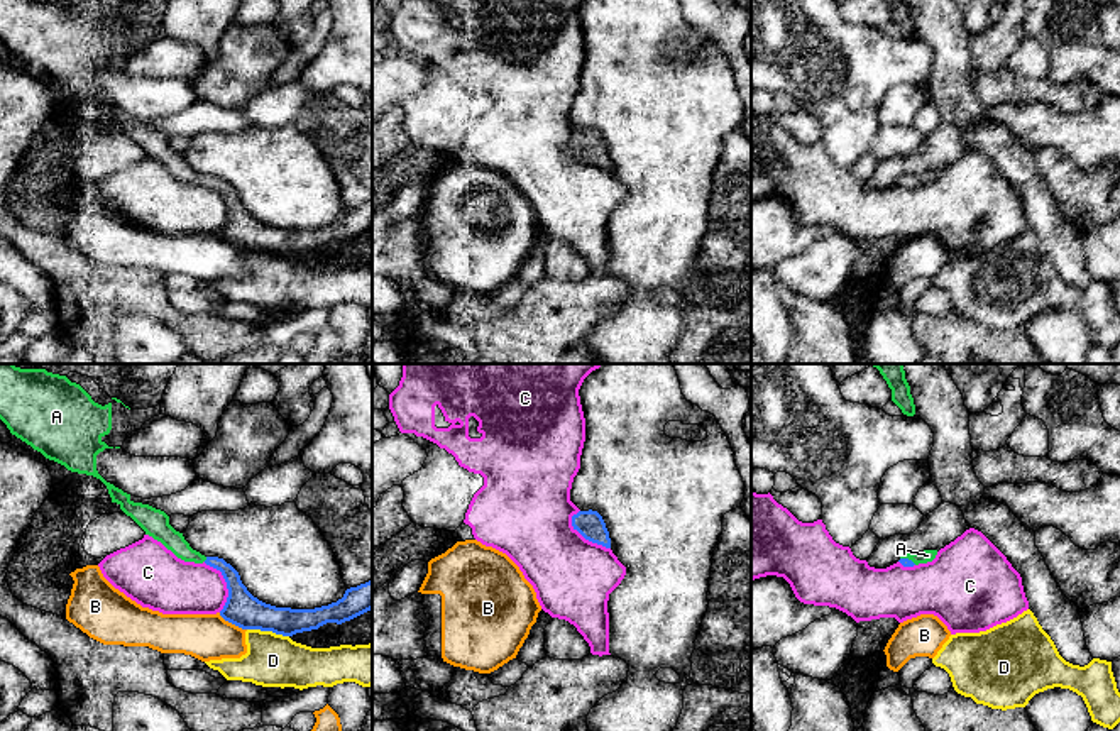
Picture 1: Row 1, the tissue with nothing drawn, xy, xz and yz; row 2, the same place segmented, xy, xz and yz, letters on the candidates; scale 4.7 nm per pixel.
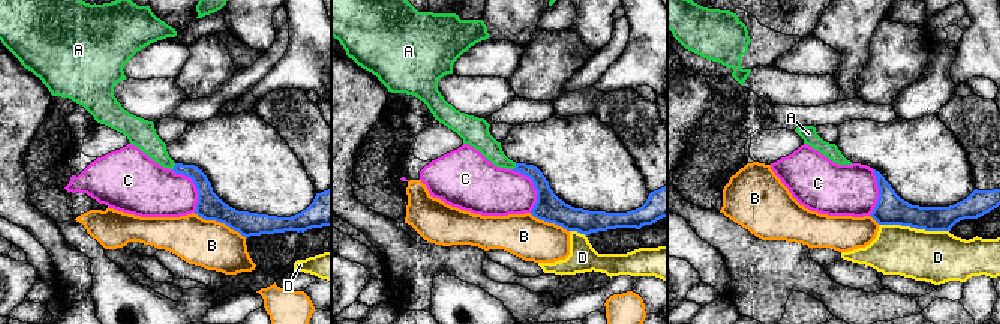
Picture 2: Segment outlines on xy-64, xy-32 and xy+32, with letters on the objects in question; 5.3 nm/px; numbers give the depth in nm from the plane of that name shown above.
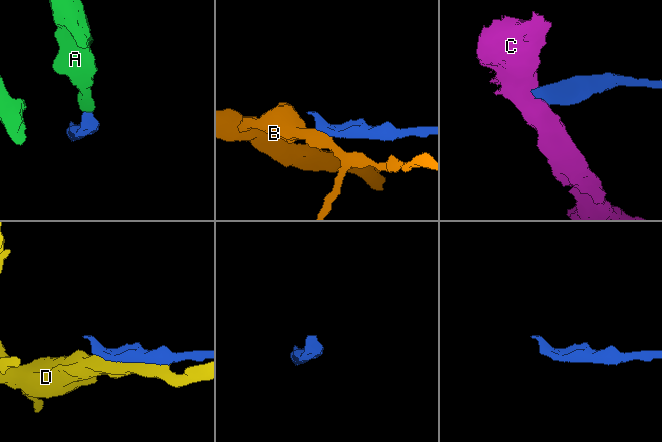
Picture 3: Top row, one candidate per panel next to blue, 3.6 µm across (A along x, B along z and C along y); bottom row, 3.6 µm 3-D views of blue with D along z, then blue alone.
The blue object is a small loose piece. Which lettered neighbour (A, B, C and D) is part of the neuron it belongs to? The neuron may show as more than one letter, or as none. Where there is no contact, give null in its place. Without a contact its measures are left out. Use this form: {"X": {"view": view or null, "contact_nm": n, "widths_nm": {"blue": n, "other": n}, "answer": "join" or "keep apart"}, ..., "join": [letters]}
{"A": {"view": "xy", "contact_nm": 30, "widths_nm": {"blue": 120, "other": 100}, "answer": "join"}, "B": {"view": "xy", "contact_nm": 160, "widths_nm": {"blue": 160, "other": 220}, "answer": "keep apart"}, "C": {"view": "xy", "contact_nm": 260, "widths_nm": {"blue": 160, "other": 260}, "answer": "keep apart"}, "D": {"view": "xy", "contact_nm": 200, "widths_nm": {"blue": 160, "other": 260}, "answer": "keep apart"}, "join": ["A"]}

